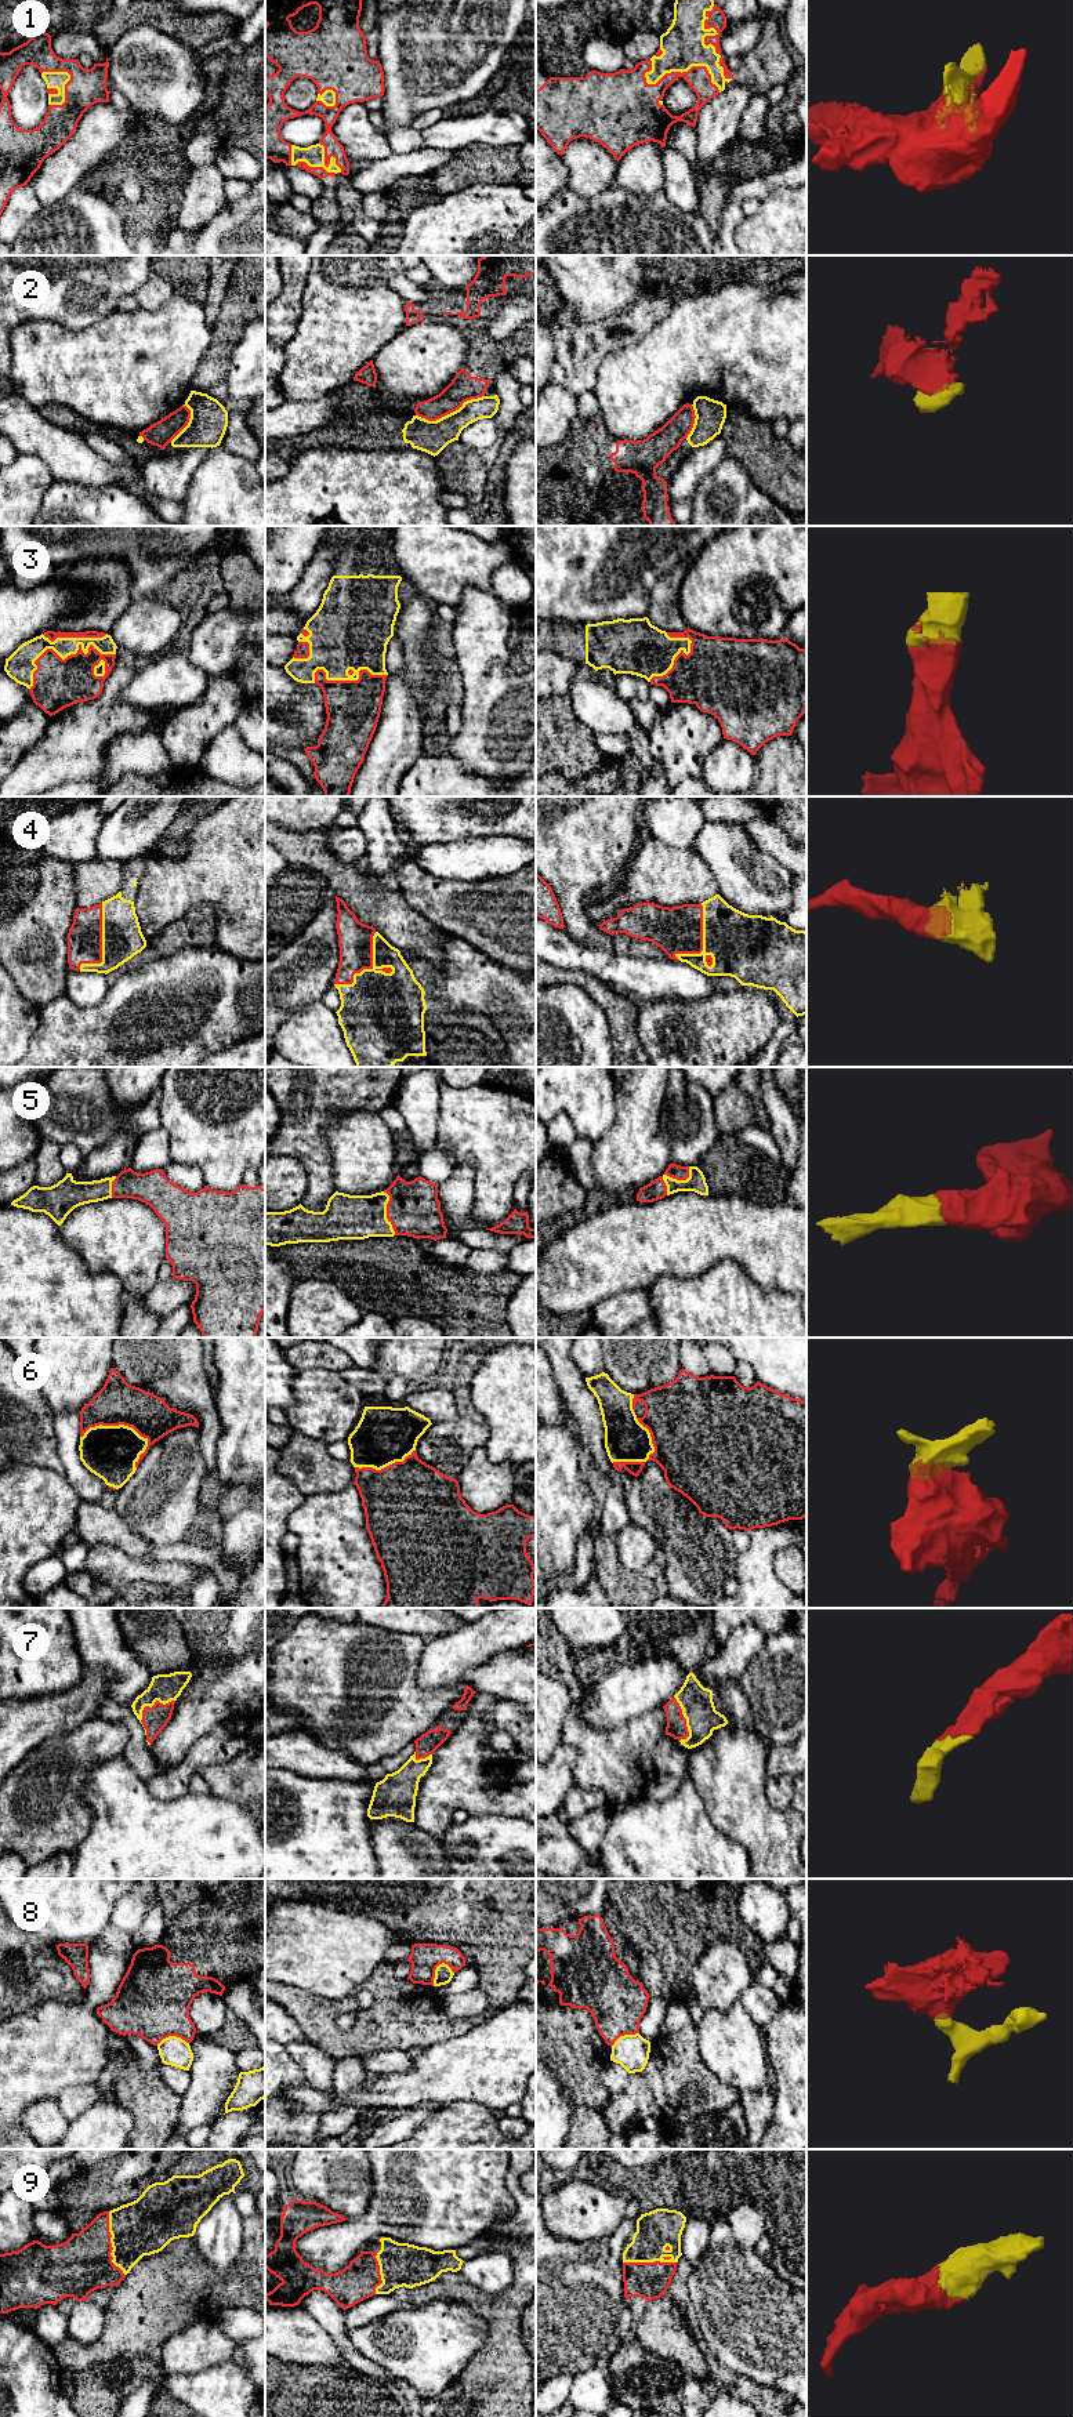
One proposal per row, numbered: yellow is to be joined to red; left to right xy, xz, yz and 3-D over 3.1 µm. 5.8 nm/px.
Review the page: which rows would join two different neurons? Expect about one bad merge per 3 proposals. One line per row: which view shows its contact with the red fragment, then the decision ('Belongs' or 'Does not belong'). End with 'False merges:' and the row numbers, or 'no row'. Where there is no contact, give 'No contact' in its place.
1: Touches red in yz. Belongs
2: Touches red in xz. Does not belong
3: Touches red in xy. Belongs
4: Touches red in xz. Belongs
5: Touches red in yz. Belongs
6: Touches red in xy. Belongs
7: Touches red in xy. Belongs
8: Touches red in xz. Does not belong
9: Touches red in yz. Belongs
False merges: 2, 8

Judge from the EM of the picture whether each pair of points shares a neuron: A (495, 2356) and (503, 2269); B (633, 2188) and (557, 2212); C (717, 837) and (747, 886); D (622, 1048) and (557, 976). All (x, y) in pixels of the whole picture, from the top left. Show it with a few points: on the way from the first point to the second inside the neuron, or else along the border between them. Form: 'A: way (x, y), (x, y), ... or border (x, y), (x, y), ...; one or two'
A: border (514, 2263), (513, 2281), (497, 2293), (470, 2282); two
B: border (575, 2180), (586, 2180), (606, 2188); two
C: way (728, 849), (736, 857), (739, 868), (745, 874); one
D: way (622, 1023), (622, 1015), (594, 987), (582, 980); one

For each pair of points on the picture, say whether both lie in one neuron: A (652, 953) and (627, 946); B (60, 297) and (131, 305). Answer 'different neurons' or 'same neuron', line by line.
A: same neuron
B: different neurons

